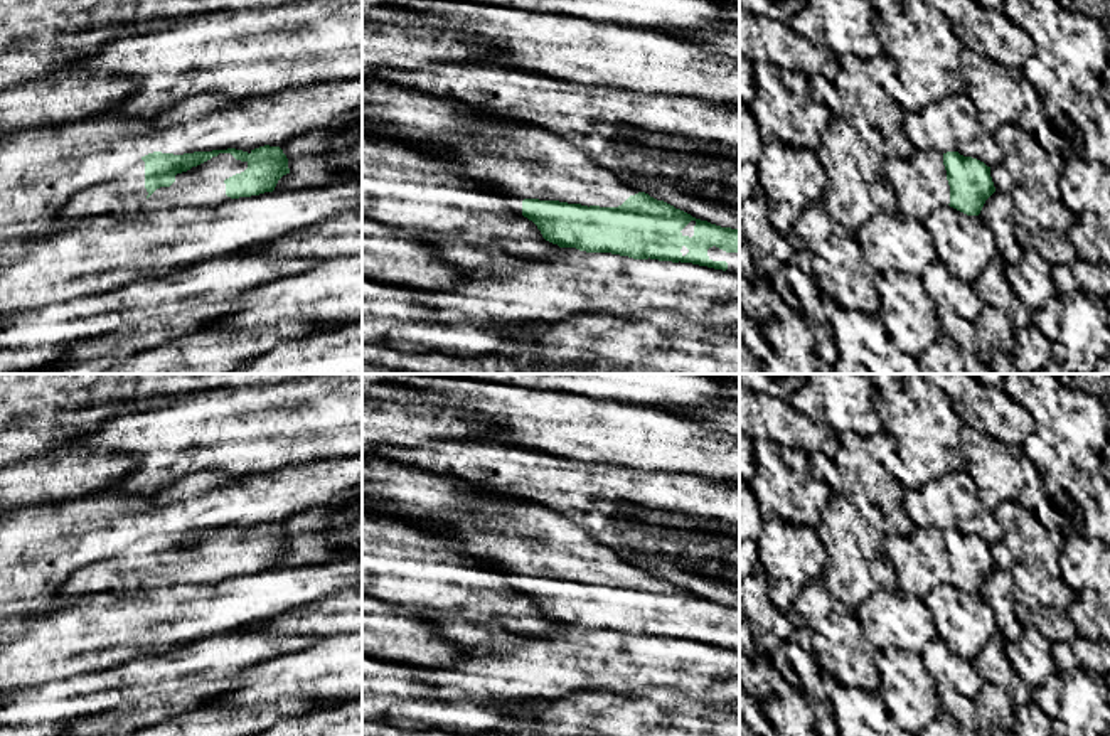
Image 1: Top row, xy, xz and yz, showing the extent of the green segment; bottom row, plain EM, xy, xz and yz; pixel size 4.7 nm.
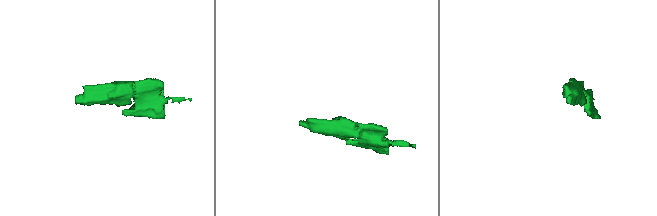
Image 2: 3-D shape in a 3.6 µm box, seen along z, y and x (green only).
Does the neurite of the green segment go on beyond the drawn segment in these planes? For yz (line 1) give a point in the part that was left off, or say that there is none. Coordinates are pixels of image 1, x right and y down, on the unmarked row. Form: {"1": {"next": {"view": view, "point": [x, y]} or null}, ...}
{"1": {"next": {"view": "yz", "point": [920, 561]}}}

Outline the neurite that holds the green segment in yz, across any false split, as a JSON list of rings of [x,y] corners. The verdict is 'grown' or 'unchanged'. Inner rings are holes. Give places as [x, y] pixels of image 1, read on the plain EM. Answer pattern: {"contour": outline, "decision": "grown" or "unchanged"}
{"contour": [[[915,525],[908,536],[886,536],[883,547],[884,556],[894,568],[899,589],[920,598],[925,598],[943,583],[950,583],[967,593],[979,593],[985,578],[995,569],[990,544],[958,529],[942,532],[933,525]]], "decision": "grown"}

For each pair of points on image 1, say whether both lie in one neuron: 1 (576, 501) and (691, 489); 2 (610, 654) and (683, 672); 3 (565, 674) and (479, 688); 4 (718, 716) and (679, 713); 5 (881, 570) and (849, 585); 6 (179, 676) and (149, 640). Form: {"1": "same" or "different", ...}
{"1": "same", "2": "same", "3": "same", "4": "same", "5": "same", "6": "different"}

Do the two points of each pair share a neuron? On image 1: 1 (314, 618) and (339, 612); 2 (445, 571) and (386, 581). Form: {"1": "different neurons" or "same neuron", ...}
{"1": "same neuron", "2": "same neuron"}

